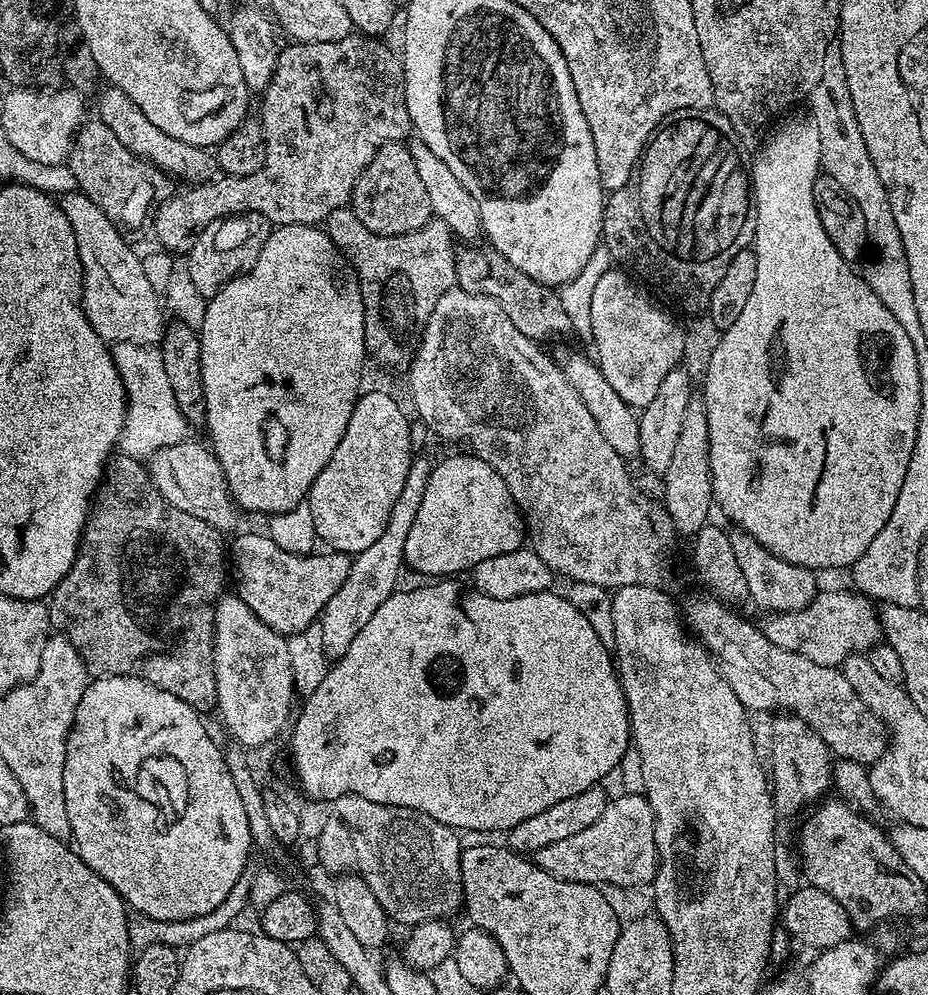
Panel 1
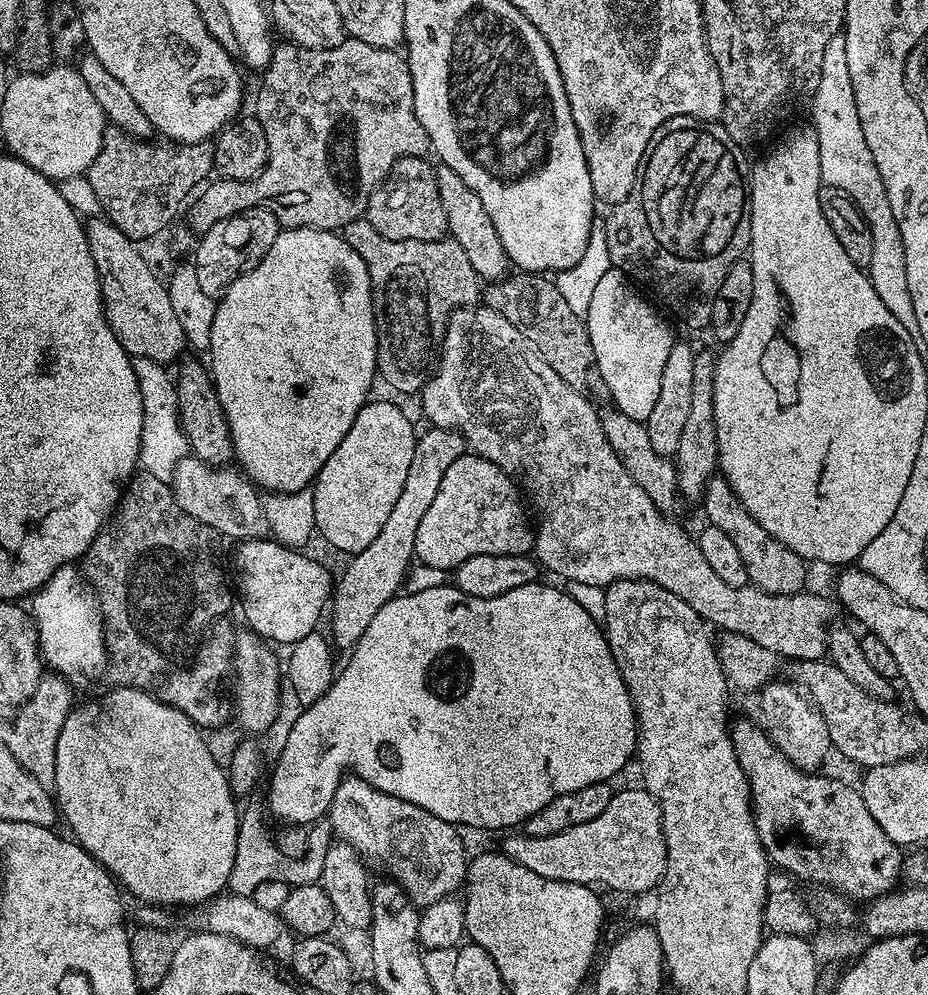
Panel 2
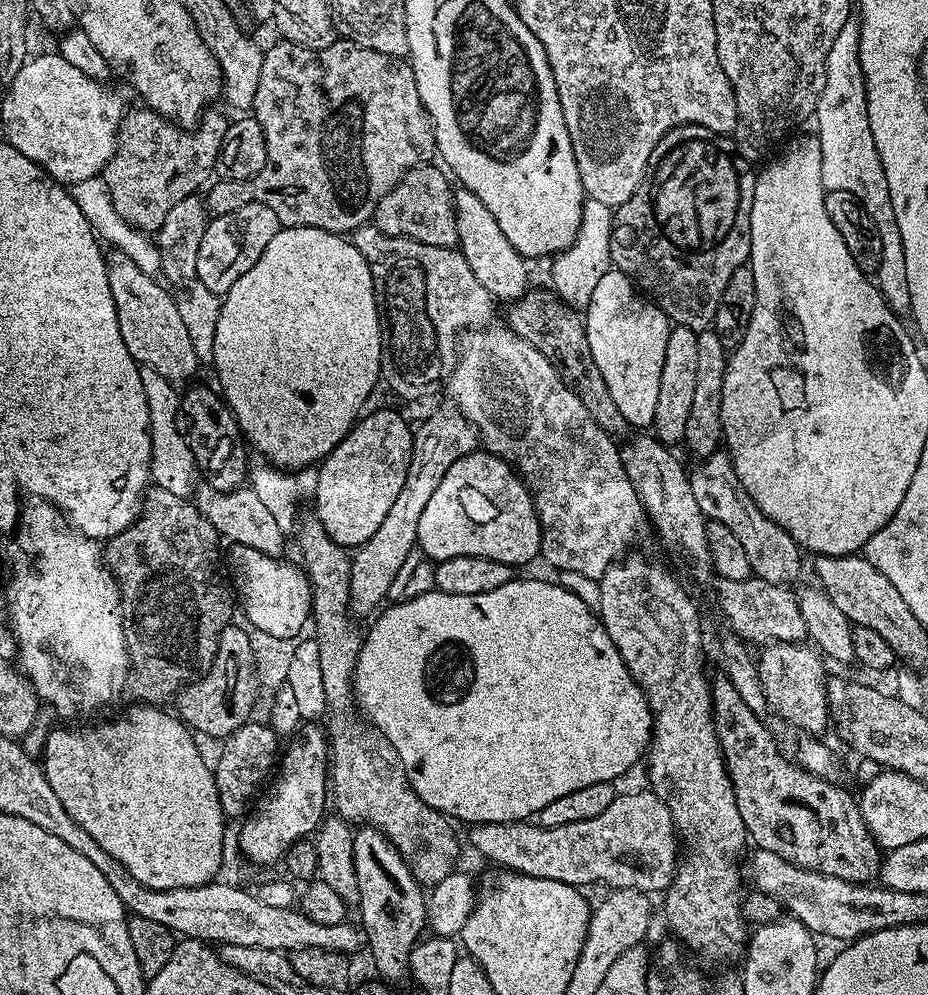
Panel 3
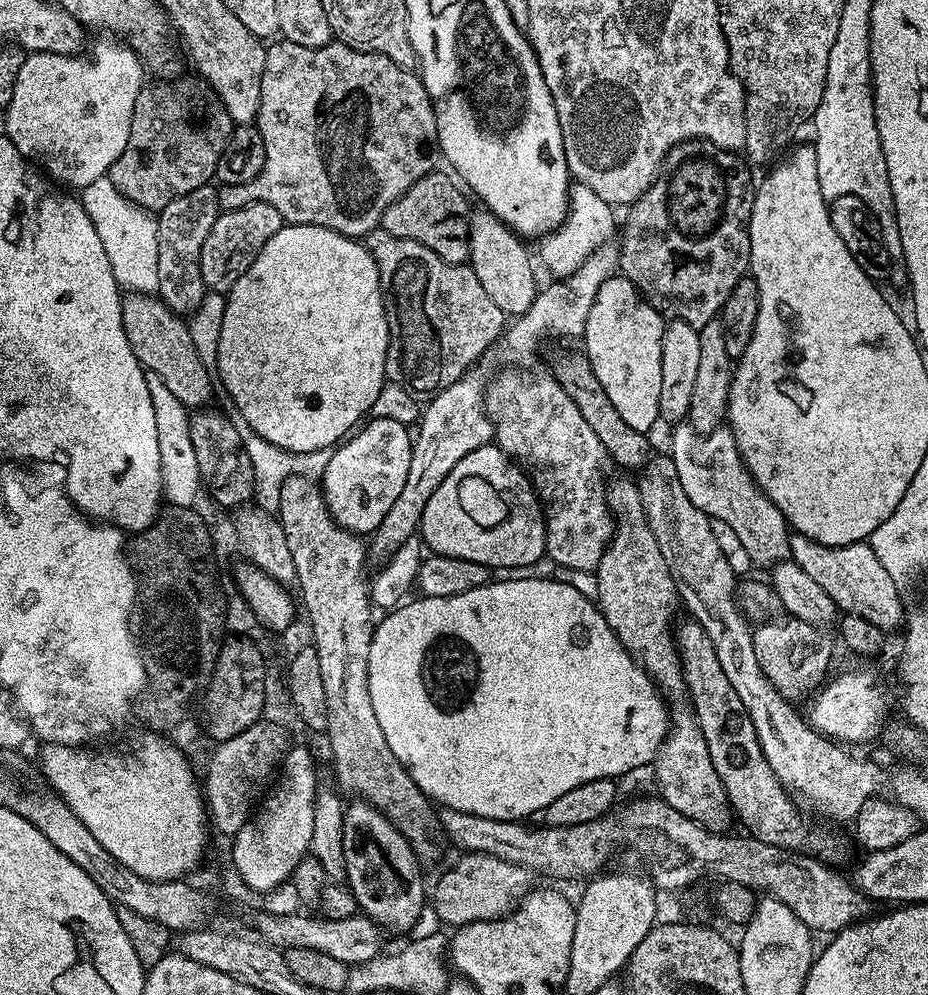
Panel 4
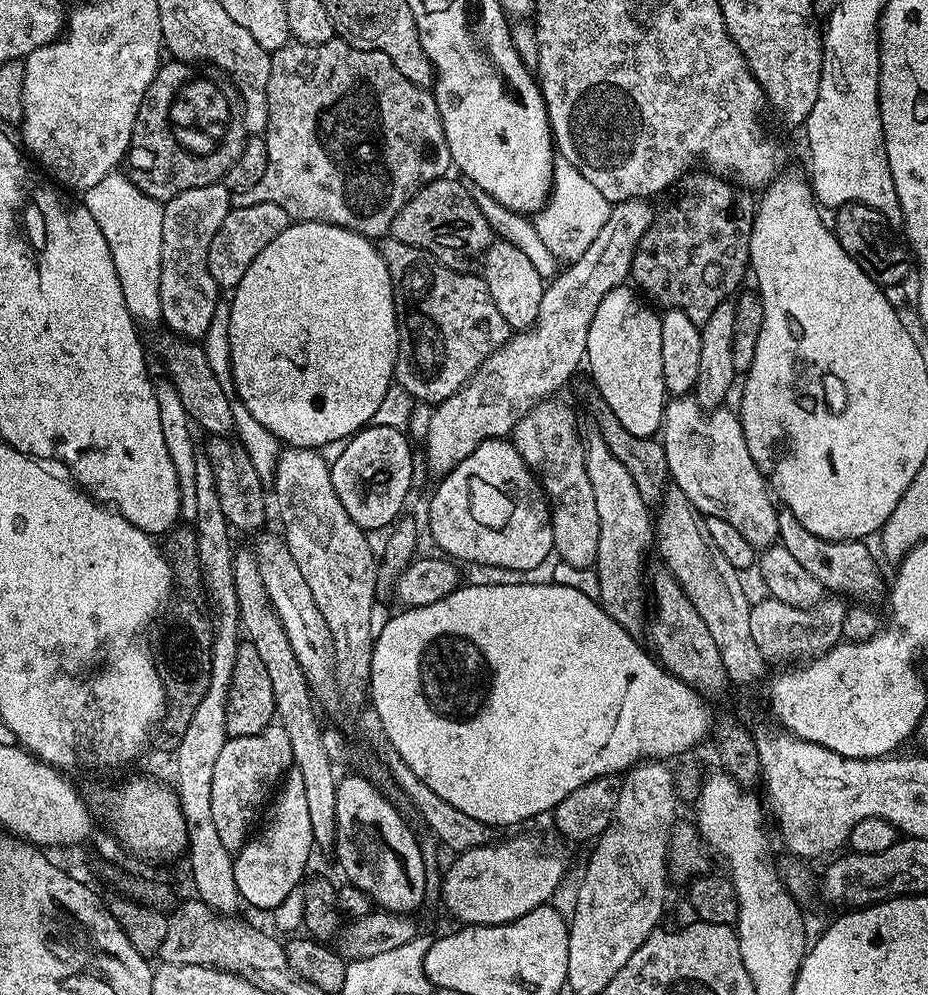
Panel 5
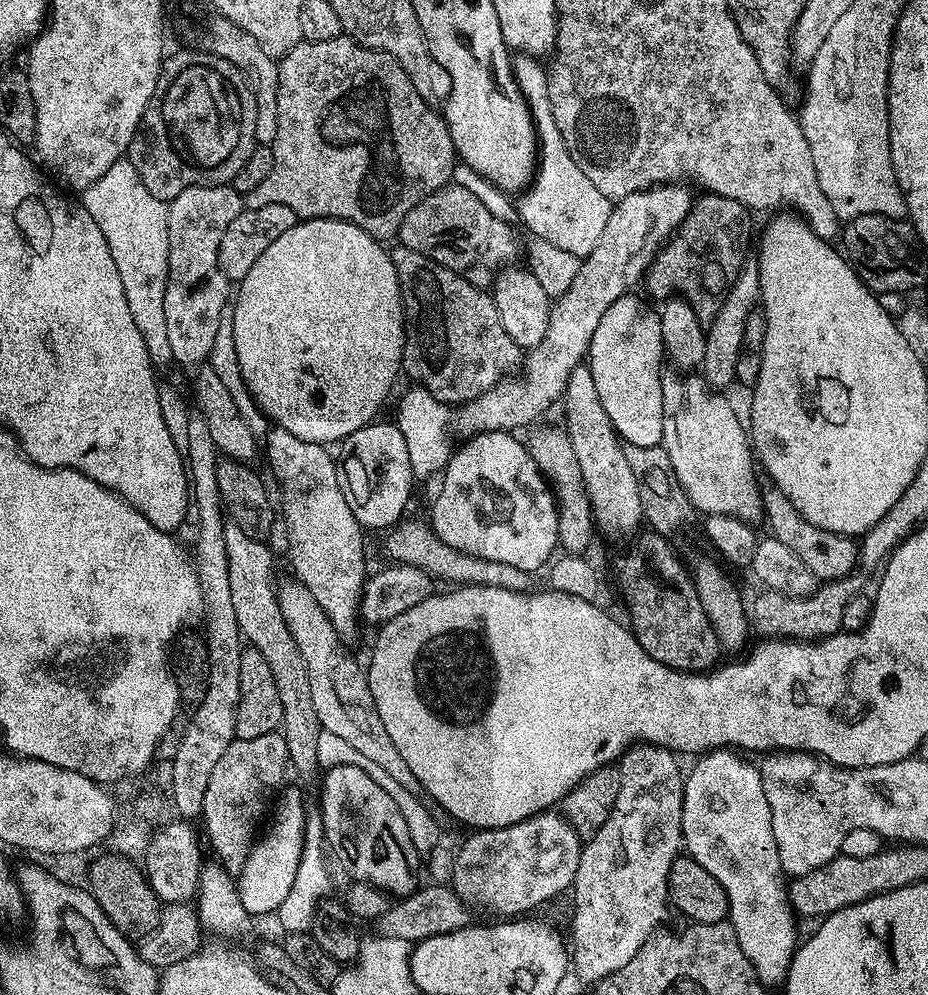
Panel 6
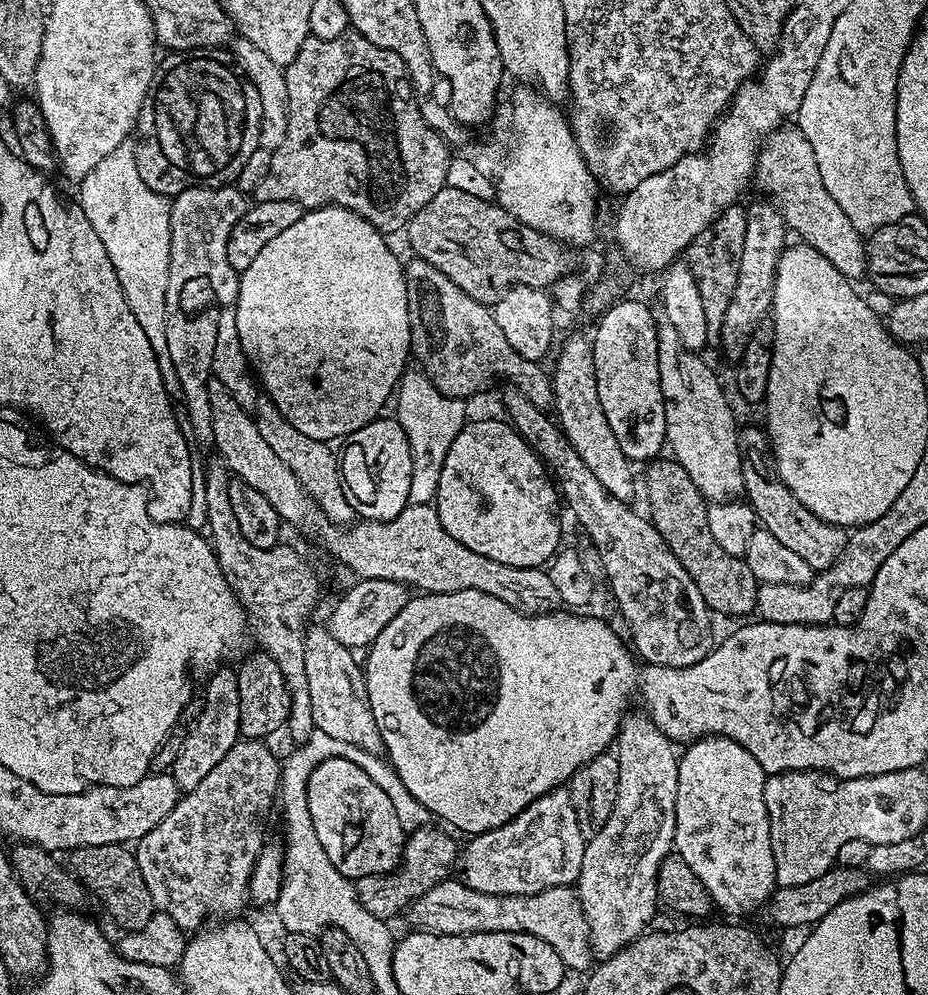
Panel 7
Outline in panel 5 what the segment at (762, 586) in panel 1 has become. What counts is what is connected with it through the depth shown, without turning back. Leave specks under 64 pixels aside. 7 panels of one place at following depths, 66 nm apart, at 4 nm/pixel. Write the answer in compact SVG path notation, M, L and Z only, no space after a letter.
M677 395L664 405L662 443L666 450L671 483L680 488L682 494L686 494L686 498L698 511L703 512L705 517L720 516L730 522L758 550L777 543L778 504L766 477L760 472L760 467L756 465L754 458L750 458L742 422L733 409L731 412L728 406L721 406L705 410L691 395Z

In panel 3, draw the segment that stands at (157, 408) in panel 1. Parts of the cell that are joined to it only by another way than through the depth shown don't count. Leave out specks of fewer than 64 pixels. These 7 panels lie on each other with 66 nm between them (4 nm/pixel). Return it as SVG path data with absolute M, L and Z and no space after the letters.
M142 366L140 370L144 389L147 394L147 408L150 410L152 460L149 468L153 483L176 497L189 497L194 490L194 474L197 466L190 450L185 433L178 428L180 423L180 397L179 391L173 381L162 377L152 367Z

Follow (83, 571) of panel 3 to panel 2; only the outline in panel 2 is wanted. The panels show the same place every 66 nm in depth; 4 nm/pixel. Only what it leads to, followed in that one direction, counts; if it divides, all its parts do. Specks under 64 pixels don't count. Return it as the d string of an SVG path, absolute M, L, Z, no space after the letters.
M72 566L58 569L30 600L30 615L36 625L41 657L46 661L47 667L48 664L52 667L49 669L53 673L63 676L69 682L77 682L76 680L82 679L83 676L96 676L103 668L105 671L109 663L104 617L100 614L100 604L83 575L74 569Z

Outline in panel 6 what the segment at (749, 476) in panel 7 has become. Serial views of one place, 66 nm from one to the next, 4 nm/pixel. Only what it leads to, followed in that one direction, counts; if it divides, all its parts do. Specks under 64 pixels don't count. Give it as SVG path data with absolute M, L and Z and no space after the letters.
M775 486L769 487L769 489L764 492L764 510L766 524L772 527L769 528L771 535L775 536L778 542L790 546L790 550L794 550L794 554L798 554L798 558L802 558L802 562L806 562L806 567L814 573L817 581L832 582L828 580L836 580L839 576L846 575L852 567L857 567L858 544L853 537L822 530L818 526L806 522L806 518L802 518L802 514L798 514L794 502L790 502L790 498L786 498L786 494L782 494Z

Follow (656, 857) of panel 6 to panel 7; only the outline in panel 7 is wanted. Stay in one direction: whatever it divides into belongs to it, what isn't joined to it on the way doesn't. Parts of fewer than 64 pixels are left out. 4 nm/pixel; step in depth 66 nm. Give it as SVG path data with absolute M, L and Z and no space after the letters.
M632 710L621 720L620 730L616 733L614 741L614 755L618 762L618 794L614 798L614 810L610 810L610 818L606 818L606 826L602 826L602 830L598 830L598 834L587 837L584 853L582 854L582 870L574 885L576 891L580 893L582 910L586 914L586 922L588 923L588 937L592 943L593 953L597 957L607 958L613 956L614 953L622 951L627 944L637 940L645 929L651 925L648 923L651 922L656 908L658 909L658 870L665 858L673 851L674 830L676 829L676 795L678 794L678 766L680 761L678 752L675 752L672 748L675 748L673 741L669 740L668 735L662 730L658 730L658 726L650 719L647 712L643 710L635 712L635 710Z

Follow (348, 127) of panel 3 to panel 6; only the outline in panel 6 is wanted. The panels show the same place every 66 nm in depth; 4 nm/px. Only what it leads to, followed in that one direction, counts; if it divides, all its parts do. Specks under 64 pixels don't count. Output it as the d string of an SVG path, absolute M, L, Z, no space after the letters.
M338 35L329 40L314 42L313 40L301 39L295 44L285 56L278 60L278 126L274 142L270 145L272 149L272 169L270 174L258 186L254 186L246 194L246 200L253 208L261 208L267 204L281 204L290 206L294 210L297 218L305 220L315 220L317 218L333 218L336 220L348 220L352 224L358 225L362 230L366 230L375 240L388 242L388 239L395 237L400 231L404 216L413 206L431 192L436 192L443 188L452 178L452 171L458 163L456 147L450 138L448 124L444 121L443 115L436 112L424 101L424 96L415 88L413 77L398 66L398 62L389 52L379 52L373 48L362 46L351 36Z

